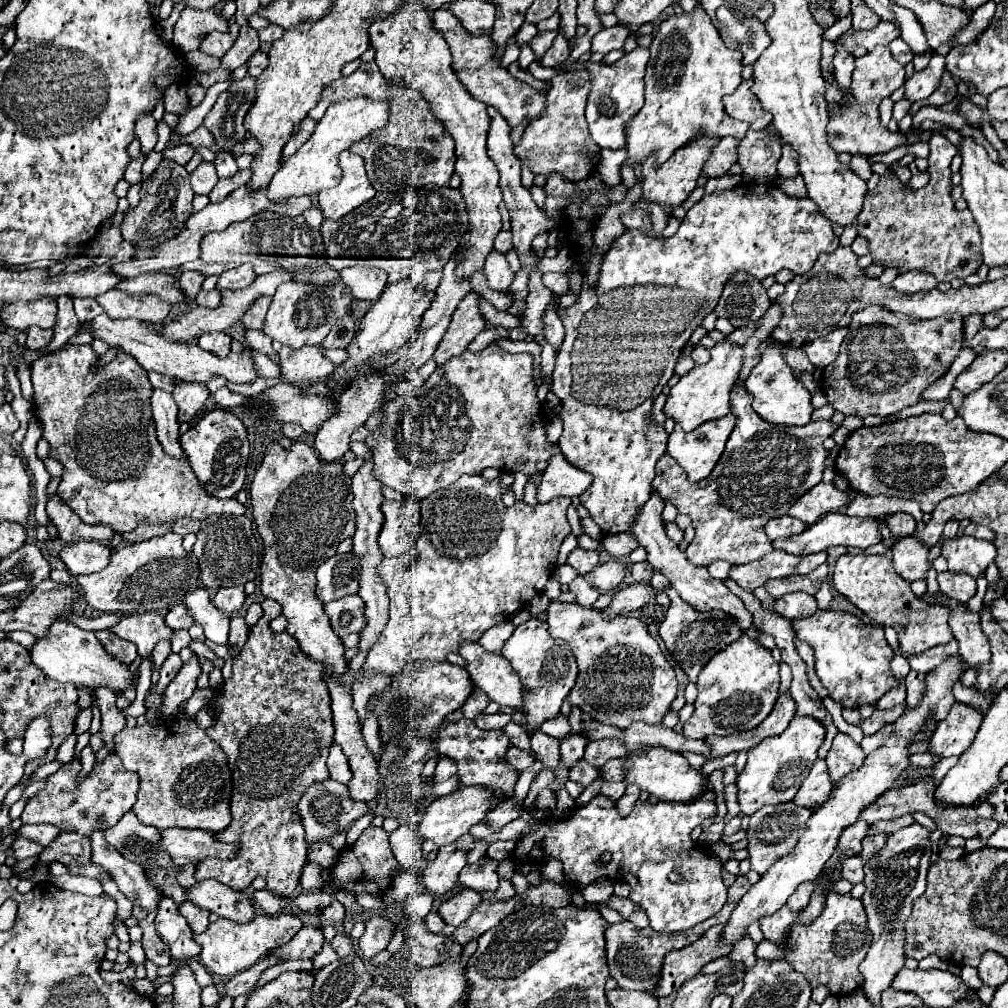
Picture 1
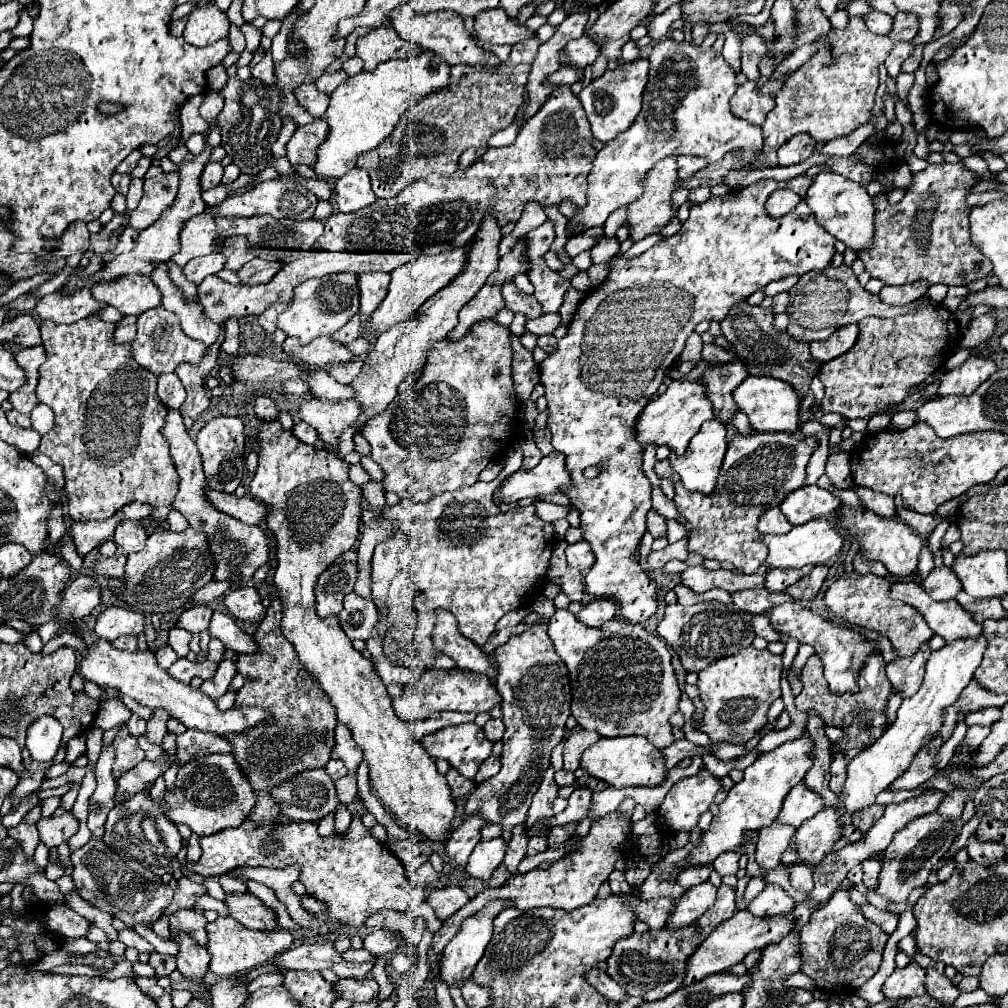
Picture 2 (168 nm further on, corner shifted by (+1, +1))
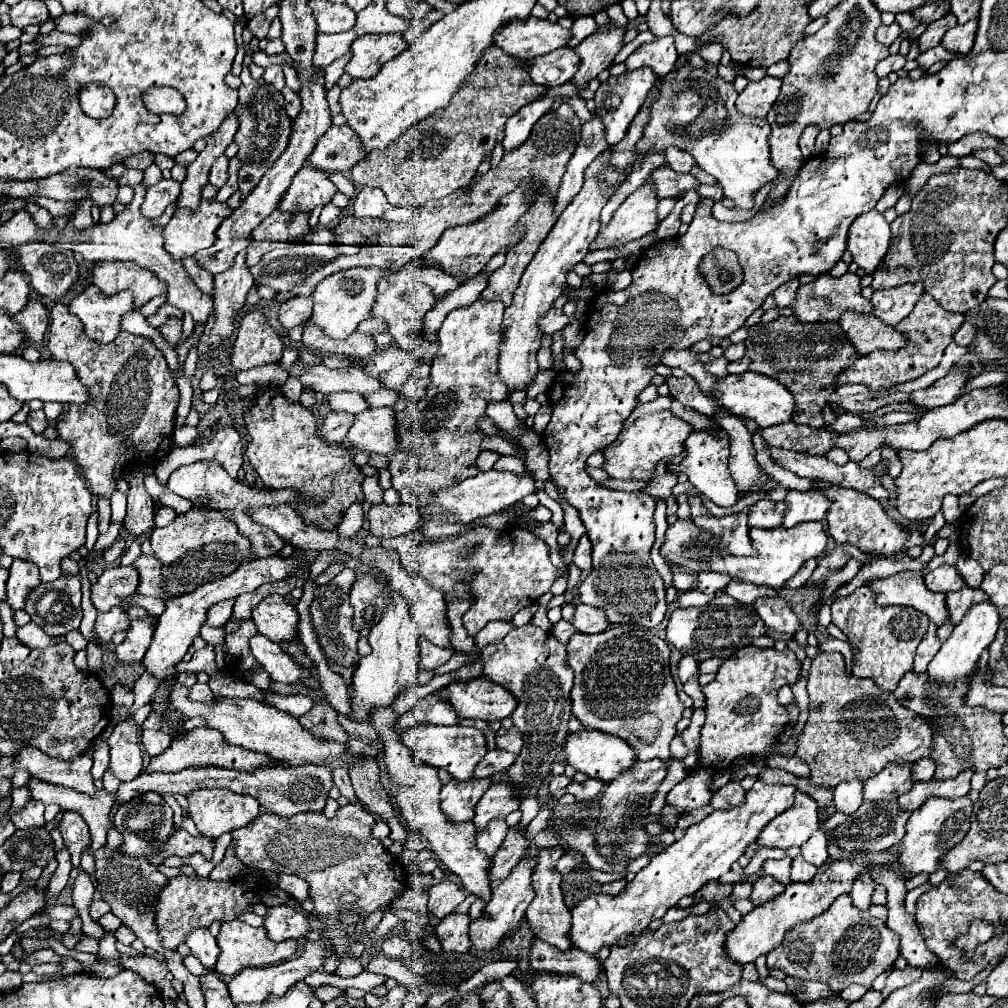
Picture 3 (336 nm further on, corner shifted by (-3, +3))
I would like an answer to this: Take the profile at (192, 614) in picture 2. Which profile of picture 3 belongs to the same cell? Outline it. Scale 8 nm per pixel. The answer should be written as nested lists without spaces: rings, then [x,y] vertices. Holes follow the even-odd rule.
[[[227,599],[227,601],[221,601],[221,603],[213,605],[213,607],[209,607],[205,625],[209,625],[209,627],[223,627],[231,619],[233,603],[235,603],[235,599]]]

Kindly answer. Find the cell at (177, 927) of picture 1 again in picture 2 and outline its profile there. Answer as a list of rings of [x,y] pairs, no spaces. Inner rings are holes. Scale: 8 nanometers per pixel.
[[[177,937],[177,945],[179,945],[179,955],[177,955],[177,971],[203,985],[203,979],[205,979],[205,973],[209,969],[209,961],[211,961],[211,955],[207,953],[205,947],[201,945],[193,945],[193,941],[189,941],[187,937]]]

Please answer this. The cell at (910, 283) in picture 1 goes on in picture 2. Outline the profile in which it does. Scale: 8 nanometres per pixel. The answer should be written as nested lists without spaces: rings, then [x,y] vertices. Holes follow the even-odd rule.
[[[915,281],[915,283],[909,283],[909,285],[899,285],[899,287],[883,287],[879,291],[879,299],[889,303],[889,305],[907,305],[911,301],[917,301],[921,299],[925,293],[927,293],[929,285],[927,281]]]

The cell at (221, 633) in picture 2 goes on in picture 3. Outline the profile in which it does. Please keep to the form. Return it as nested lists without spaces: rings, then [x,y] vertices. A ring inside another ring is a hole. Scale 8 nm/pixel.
[[[253,635],[253,639],[249,639],[249,649],[257,663],[279,683],[299,683],[309,677],[307,671],[293,663],[293,659],[277,643],[265,639],[265,635]]]

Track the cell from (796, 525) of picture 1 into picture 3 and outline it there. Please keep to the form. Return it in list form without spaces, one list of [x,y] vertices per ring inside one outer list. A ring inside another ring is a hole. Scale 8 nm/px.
[[[757,501],[749,511],[749,527],[761,527],[761,529],[777,529],[781,527],[781,519],[785,513],[785,503],[779,501]]]

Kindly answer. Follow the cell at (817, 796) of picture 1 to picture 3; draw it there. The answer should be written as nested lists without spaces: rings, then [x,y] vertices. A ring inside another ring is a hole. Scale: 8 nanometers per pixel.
[[[797,791],[793,807],[789,811],[783,811],[765,831],[761,831],[757,843],[765,847],[779,847],[789,849],[793,845],[801,847],[813,831],[817,831],[821,825],[817,803],[803,791]]]

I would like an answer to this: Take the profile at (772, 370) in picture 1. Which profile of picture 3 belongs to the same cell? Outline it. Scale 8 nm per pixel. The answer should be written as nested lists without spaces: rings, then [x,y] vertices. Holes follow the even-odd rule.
[[[745,371],[741,375],[727,375],[715,387],[715,395],[721,407],[725,407],[727,411],[733,411],[735,415],[741,415],[743,419],[753,419],[761,429],[787,423],[793,417],[795,399],[787,391],[787,387],[777,383],[777,379],[769,379],[767,375],[759,375],[753,371]]]

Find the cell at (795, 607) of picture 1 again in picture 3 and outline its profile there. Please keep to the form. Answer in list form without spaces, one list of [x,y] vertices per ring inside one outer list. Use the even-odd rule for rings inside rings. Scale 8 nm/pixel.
[[[731,581],[725,587],[727,595],[731,595],[733,599],[737,599],[743,605],[753,603],[757,597],[777,597],[779,591],[773,587],[763,587],[763,585],[755,585],[755,583],[741,583],[741,581]]]

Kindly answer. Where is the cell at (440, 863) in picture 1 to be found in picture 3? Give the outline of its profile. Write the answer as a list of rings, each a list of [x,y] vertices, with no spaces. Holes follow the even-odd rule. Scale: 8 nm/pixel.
[[[497,781],[493,783],[483,797],[479,799],[477,807],[475,807],[475,817],[473,823],[477,827],[477,835],[481,833],[481,829],[487,827],[487,823],[495,817],[507,817],[511,811],[519,809],[519,799],[513,793],[513,787],[505,781]]]

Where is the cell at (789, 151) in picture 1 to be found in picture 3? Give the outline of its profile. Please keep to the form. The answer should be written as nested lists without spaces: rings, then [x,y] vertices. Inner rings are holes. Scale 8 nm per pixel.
[[[809,125],[809,127],[805,127],[805,131],[803,131],[801,139],[799,139],[799,149],[801,149],[805,159],[809,159],[815,153],[815,137],[817,137],[817,133],[819,133],[819,129],[815,125]]]

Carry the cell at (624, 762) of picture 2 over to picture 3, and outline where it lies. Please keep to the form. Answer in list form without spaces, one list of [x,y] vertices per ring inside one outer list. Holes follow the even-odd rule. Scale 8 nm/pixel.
[[[583,727],[565,739],[563,751],[569,765],[585,773],[587,777],[601,779],[603,783],[613,781],[617,775],[621,775],[621,771],[627,771],[633,763],[637,763],[637,753],[633,753],[633,747],[629,747],[629,743],[625,743],[621,737],[613,737],[609,733],[583,729]]]

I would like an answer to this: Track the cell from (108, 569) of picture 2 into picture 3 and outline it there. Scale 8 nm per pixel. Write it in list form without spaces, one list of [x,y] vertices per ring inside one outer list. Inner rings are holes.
[[[139,555],[133,561],[133,567],[137,567],[137,573],[141,575],[141,583],[139,583],[137,593],[161,597],[161,599],[167,597],[163,583],[161,583],[161,563],[153,555]]]

